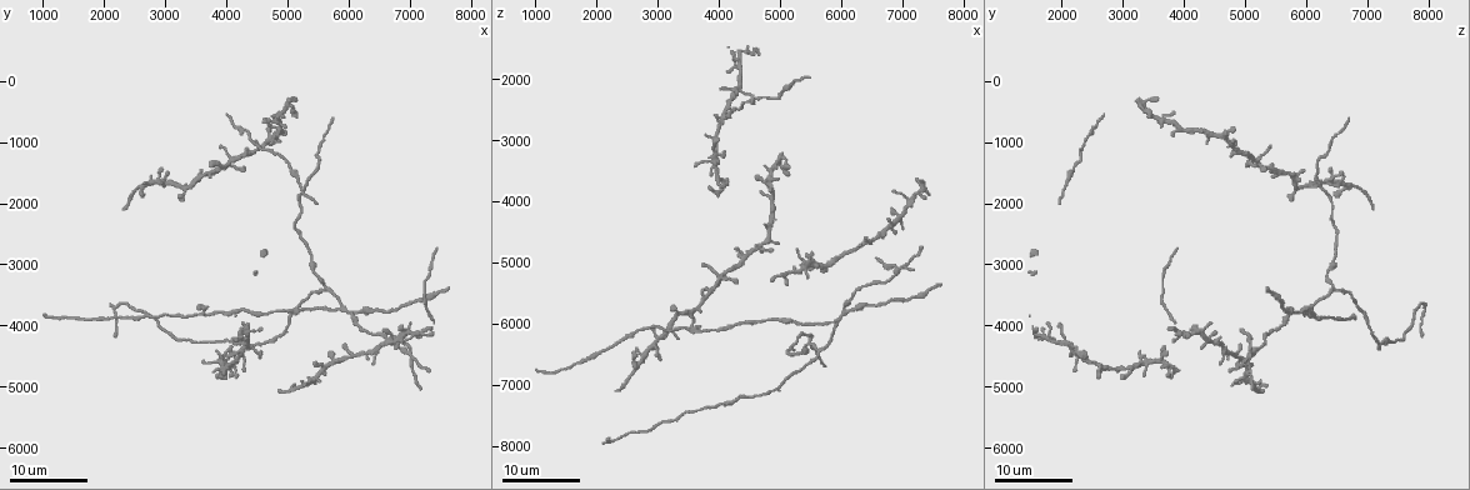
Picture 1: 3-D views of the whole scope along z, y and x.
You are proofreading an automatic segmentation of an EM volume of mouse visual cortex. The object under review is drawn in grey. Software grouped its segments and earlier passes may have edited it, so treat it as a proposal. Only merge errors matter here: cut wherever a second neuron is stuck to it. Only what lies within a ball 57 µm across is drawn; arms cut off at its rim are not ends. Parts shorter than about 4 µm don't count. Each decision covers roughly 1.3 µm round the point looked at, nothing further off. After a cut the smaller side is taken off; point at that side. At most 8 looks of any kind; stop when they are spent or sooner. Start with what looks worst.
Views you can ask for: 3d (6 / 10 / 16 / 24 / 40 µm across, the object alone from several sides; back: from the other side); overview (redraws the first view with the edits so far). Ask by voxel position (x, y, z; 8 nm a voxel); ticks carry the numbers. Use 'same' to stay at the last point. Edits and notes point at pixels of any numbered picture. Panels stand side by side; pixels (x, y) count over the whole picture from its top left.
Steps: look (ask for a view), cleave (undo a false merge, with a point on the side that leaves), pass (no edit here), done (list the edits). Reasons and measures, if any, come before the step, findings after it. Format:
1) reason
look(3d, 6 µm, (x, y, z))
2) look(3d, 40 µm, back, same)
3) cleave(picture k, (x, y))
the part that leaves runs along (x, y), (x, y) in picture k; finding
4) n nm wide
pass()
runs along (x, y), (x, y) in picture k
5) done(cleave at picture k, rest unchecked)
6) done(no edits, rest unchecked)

looks like a crossing
look(3d, 16 µm, (5400, 4850, 5050))

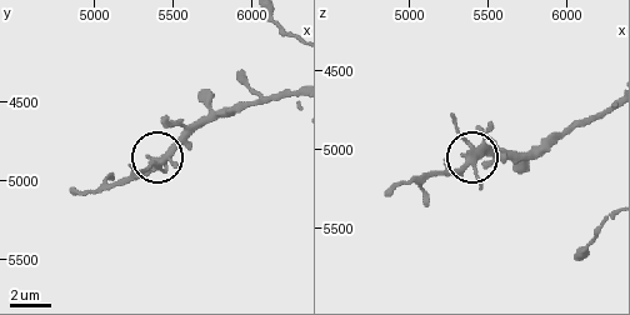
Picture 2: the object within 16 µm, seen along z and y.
zoom in
look(3d, 6 µm, (5380, 4880, 5020))

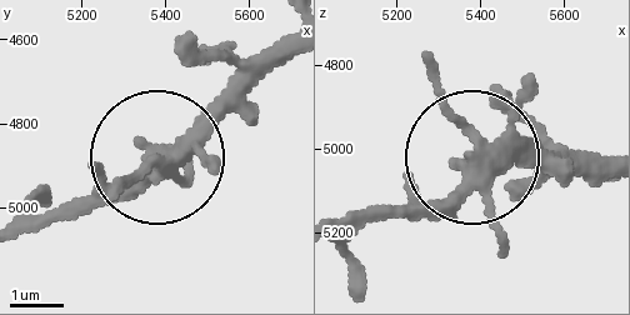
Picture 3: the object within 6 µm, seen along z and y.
330 nm wide
pass()
continuous, no second neuron

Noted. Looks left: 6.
four or more arms meet
look(3d, 24 µm, (4000, 1350, 5250))

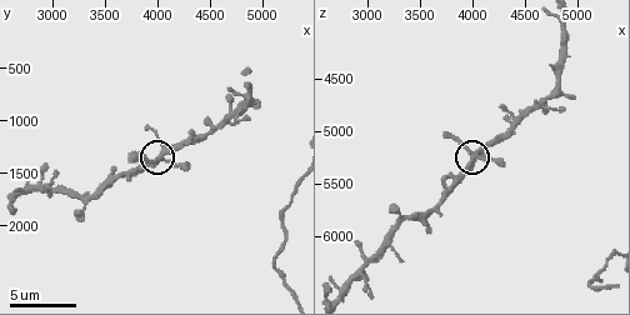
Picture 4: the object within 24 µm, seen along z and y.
look(3d, 10 µm, (3980, 1360, 5260))

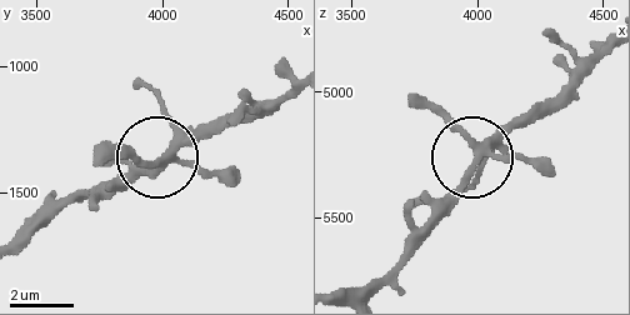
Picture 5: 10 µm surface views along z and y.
side arm 24 µm; 4 arms
pass()
all the same neuron

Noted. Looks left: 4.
look(3d, 16 µm, (6950, 4300, 5100))

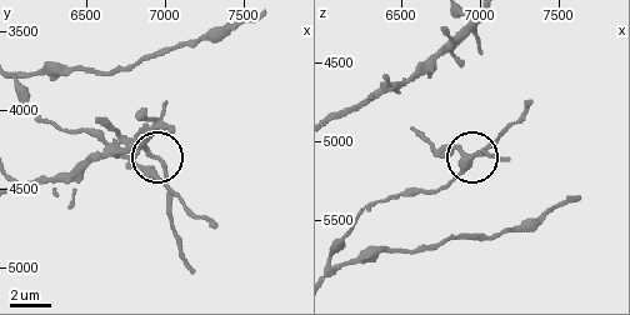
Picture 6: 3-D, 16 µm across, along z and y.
look(3d, 10 µm, same)

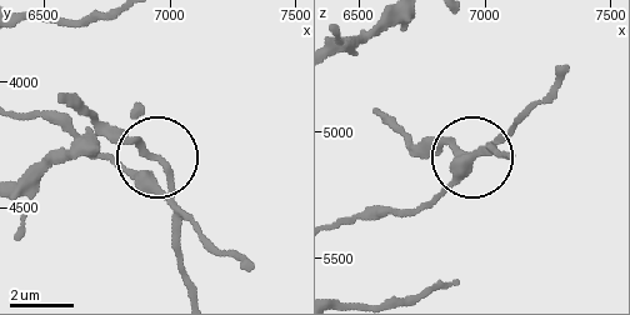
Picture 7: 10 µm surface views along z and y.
pass()
runs along (335, 225), (416, 211), (489, 144) in picture 7; one neuron here

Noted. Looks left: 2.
three arms meet
look(3d, 16 µm, (5650, 3350, 6450))

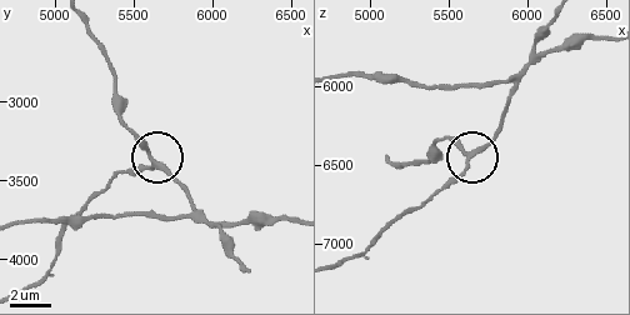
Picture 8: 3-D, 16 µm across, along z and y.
look(3d, 10 µm, (5620, 3400, 6440))

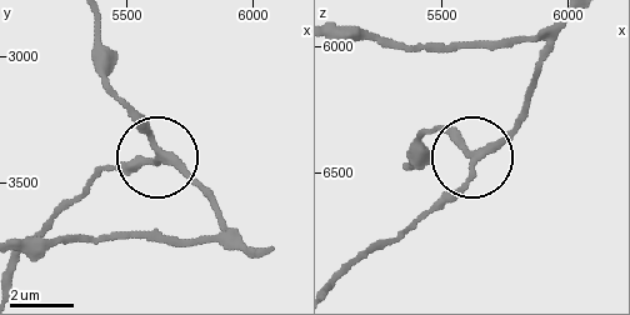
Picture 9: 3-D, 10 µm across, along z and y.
side arm 42 µm; 3 arms
pass()
one neuron here

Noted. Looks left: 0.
done(no edits, rest unchecked)

